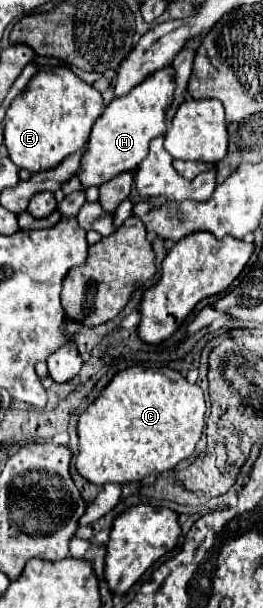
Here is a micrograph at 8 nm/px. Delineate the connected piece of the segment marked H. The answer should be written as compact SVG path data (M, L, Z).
M168 65L150 77L146 77L128 95L112 99L100 119L94 123L88 151L82 157L76 177L84 187L98 187L120 173L136 169L136 165L148 155L148 143L166 133L166 111L172 107L176 91L176 71Z

